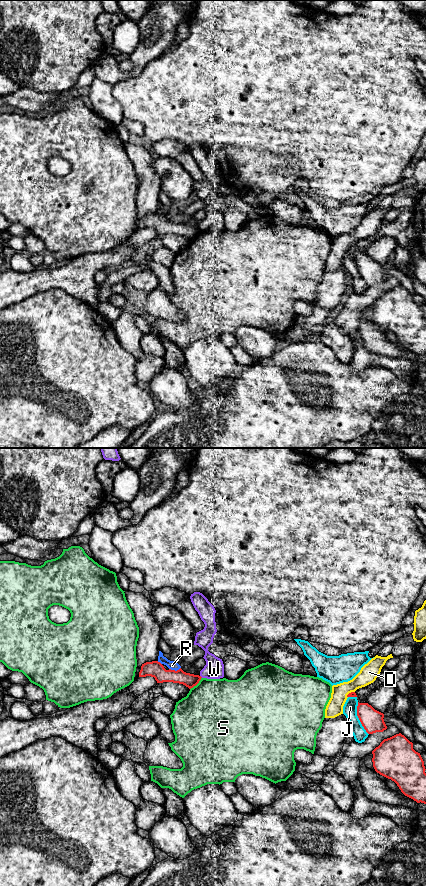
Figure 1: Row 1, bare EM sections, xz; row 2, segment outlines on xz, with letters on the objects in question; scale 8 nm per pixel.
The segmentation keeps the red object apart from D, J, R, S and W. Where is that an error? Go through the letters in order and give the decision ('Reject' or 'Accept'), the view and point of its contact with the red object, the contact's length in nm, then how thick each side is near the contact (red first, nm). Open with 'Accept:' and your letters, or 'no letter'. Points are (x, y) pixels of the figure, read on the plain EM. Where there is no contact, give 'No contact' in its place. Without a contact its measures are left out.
Accept: no letter
D: Reject. Touches red at xz (351, 244). Shared border 80 nm. Thickness 50 nm (red) against 140 nm
J: Reject. Touches red at xz (358, 269). Shared border 280 nm. Thickness 180 nm (red) against 110 nm
R: Reject. Touches red at xz (174, 222). Shared border 100 nm. Thickness 130 nm (red) against 70 nm
S: Reject. Touches red at xz (196, 236). Shared border 140 nm. Thickness 110 nm (red) against 500 nm
W: Reject. No contact

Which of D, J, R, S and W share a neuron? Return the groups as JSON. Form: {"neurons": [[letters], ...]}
{"neurons": [["D"], ["J"], ["R"], ["S"], ["W"]]}

